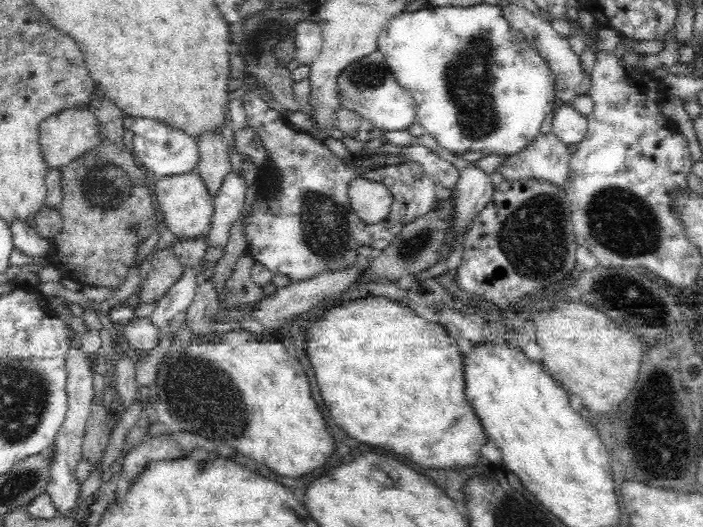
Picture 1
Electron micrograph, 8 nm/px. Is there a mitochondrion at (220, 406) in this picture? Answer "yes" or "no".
yes

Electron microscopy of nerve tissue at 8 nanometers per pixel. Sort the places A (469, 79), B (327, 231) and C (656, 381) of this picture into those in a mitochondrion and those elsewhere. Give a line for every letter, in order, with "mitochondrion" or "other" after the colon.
A: mitochondrion
B: mitochondrion
C: other

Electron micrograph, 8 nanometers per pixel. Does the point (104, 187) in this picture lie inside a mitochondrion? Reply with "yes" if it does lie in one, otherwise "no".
yes

